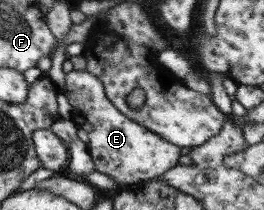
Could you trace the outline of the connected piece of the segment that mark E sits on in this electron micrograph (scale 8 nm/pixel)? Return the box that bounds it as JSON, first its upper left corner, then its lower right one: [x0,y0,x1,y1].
[62,70,180,187]

